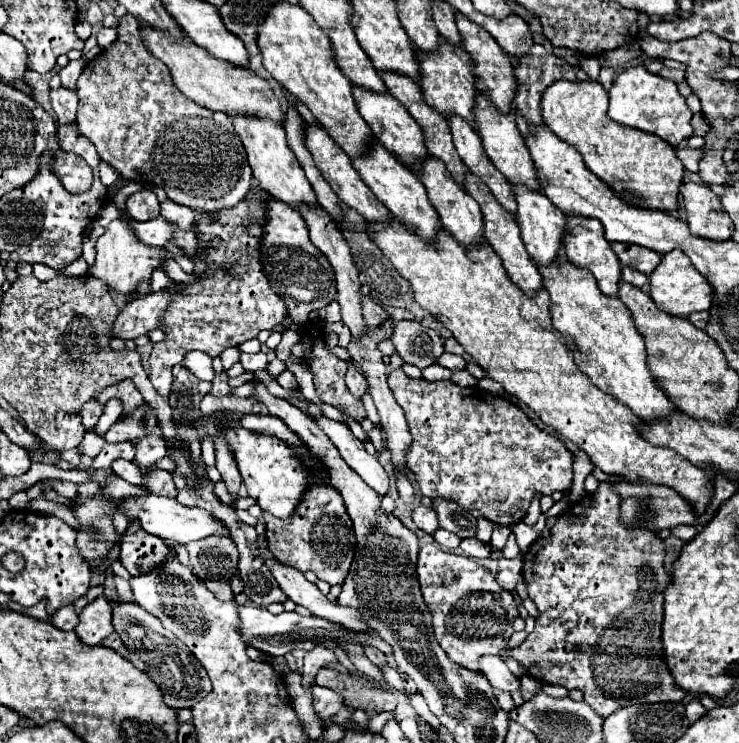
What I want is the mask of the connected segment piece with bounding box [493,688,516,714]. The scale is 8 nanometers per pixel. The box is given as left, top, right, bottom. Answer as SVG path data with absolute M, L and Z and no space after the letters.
M493 688L493 693L495 695L495 698L497 698L497 701L498 701L501 709L503 709L508 714L509 714L509 712L511 712L511 710L516 708L516 705L512 699L511 695L508 694L509 692L505 692L500 689Z

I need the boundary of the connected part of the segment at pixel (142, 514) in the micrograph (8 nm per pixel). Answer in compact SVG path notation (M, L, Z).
M155 494L127 496L127 498L113 500L113 504L115 504L115 510L121 510L127 516L129 524L139 520L139 526L145 532L157 534L159 538L165 538L171 544L187 544L191 540L201 540L201 538L207 538L211 534L217 534L217 536L227 534L229 536L229 530L223 524L219 524L211 514L205 514L205 510L181 506L175 498L163 498L163 496L155 496Z

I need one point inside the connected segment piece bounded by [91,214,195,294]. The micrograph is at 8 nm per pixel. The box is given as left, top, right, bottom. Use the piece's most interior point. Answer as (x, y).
(123, 261)

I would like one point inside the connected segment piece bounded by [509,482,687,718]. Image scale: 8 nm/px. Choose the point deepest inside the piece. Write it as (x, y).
(598, 583)

